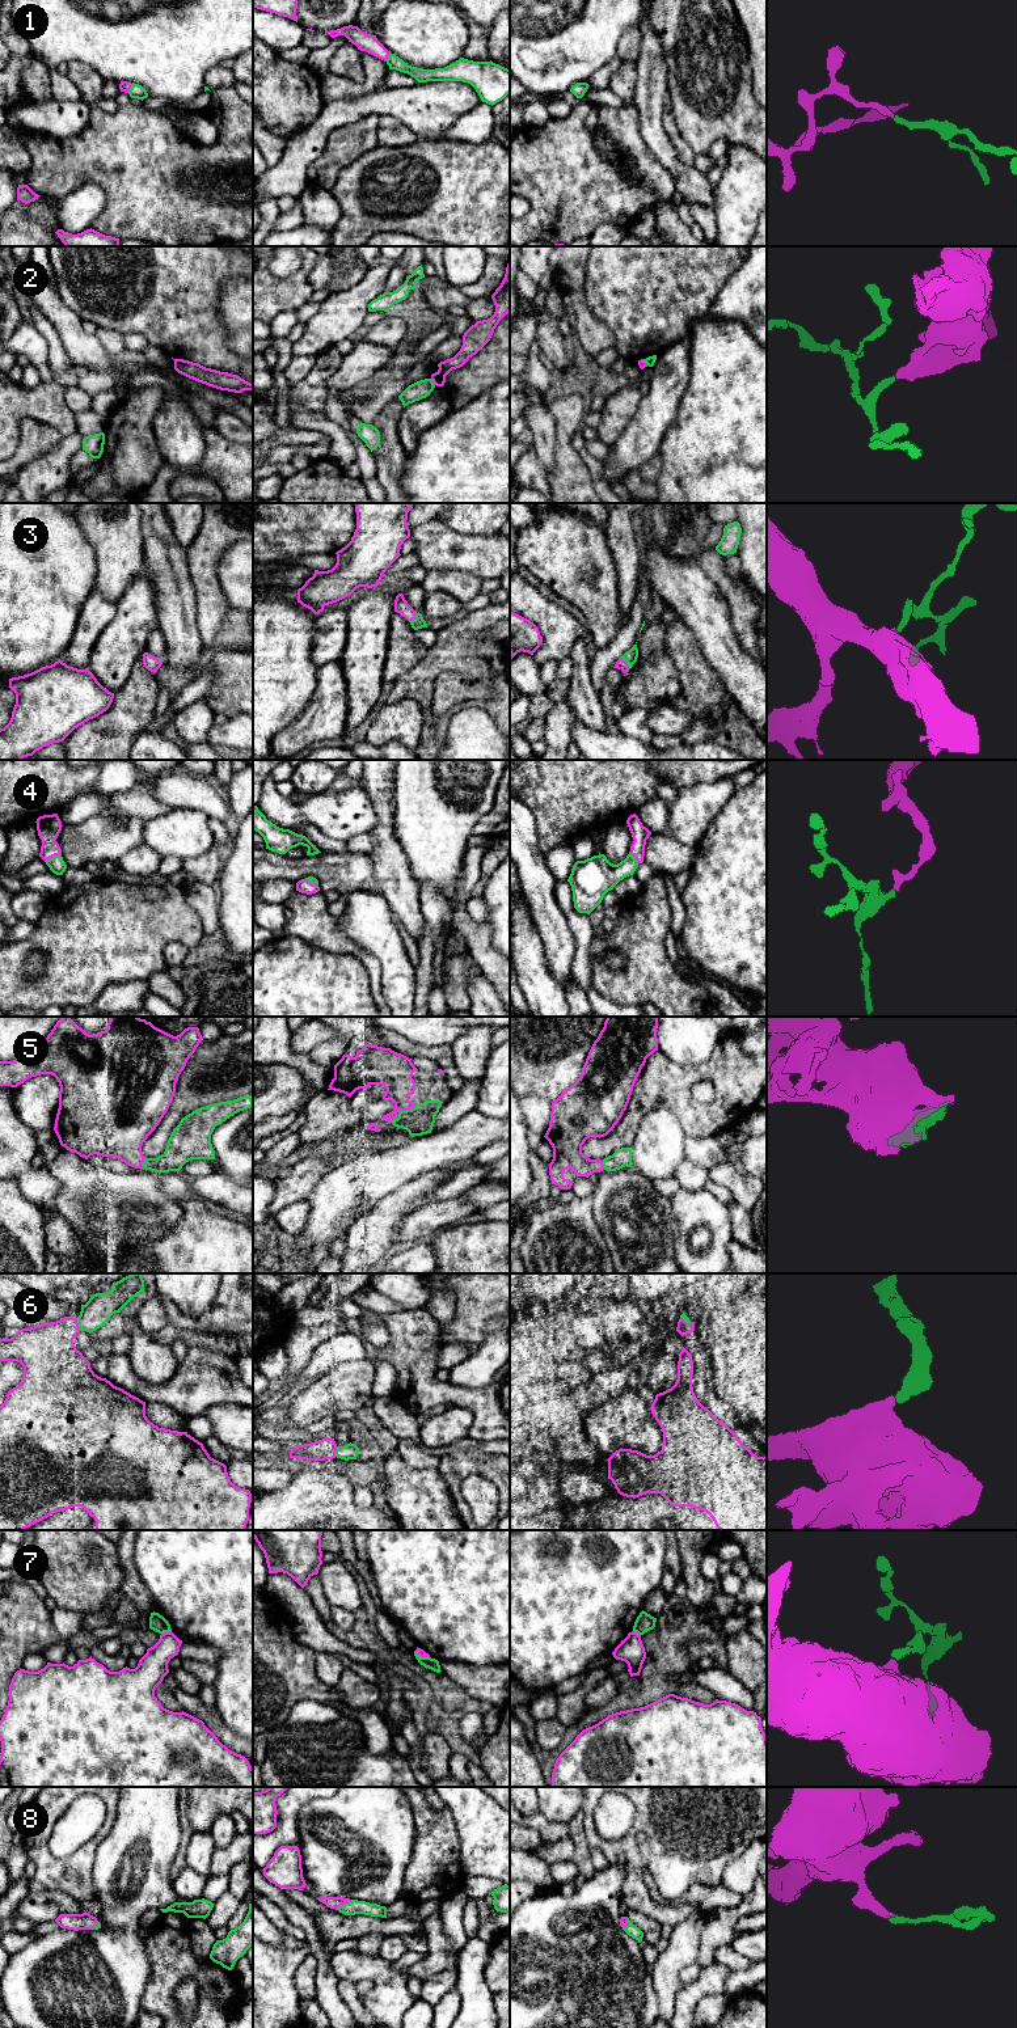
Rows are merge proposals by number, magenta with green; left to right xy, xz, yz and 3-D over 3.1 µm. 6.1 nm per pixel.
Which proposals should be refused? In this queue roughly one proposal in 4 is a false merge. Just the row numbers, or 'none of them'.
2, 7

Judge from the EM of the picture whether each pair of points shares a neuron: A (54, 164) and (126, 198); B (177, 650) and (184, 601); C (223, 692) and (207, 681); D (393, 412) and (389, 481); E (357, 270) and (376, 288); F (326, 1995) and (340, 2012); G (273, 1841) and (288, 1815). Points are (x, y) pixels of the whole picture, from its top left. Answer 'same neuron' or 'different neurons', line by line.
A: same neuron
B: same neuron
C: different neurons
D: same neuron
E: different neurons
F: same neuron
G: same neuron

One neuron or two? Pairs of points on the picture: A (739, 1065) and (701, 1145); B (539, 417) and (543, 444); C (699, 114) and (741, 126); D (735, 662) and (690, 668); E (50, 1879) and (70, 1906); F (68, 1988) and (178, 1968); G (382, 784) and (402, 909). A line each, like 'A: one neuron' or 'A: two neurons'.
A: two neurons
B: one neuron
C: one neuron
D: two neurons
E: two neurons
F: two neurons
G: one neuron

